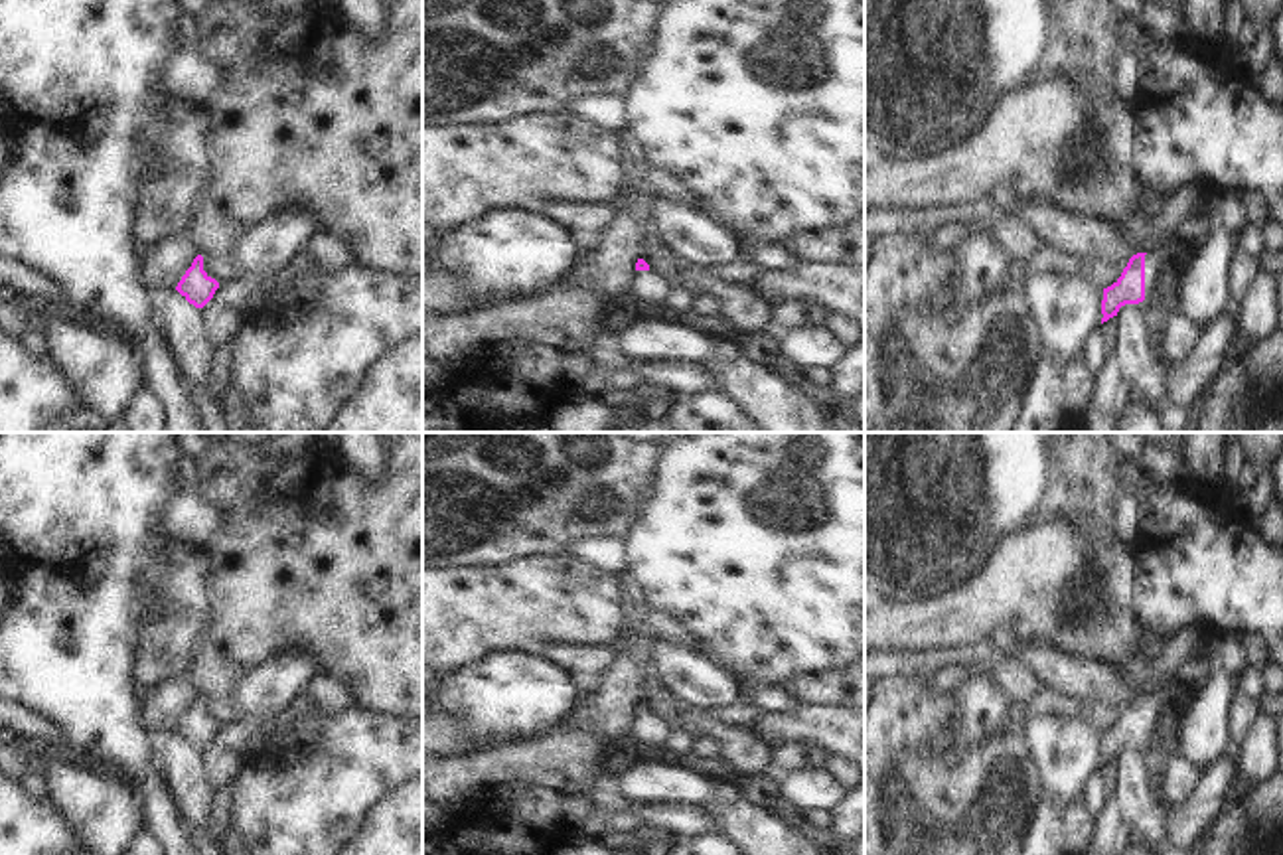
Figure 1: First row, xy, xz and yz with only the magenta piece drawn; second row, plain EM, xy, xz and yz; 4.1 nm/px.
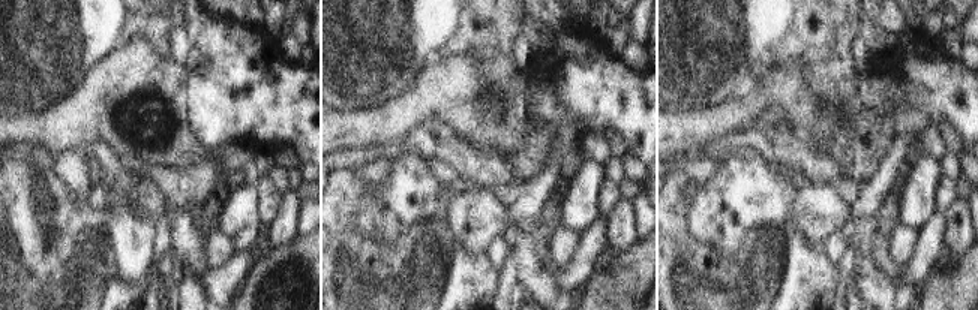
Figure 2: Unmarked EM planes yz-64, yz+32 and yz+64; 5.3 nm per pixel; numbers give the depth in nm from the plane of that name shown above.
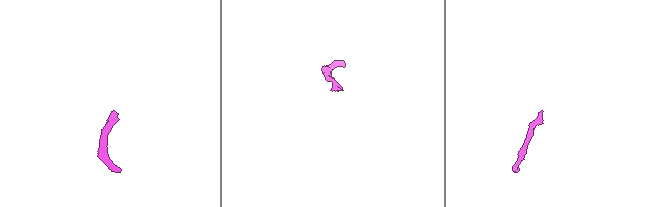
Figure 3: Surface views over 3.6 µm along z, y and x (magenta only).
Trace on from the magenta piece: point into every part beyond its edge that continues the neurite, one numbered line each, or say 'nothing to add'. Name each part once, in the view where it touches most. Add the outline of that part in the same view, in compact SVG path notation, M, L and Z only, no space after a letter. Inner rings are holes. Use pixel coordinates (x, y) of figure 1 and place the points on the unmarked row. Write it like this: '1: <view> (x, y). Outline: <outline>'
1: yz (1155, 703). Outline: M1176 679L1169 681L1167 685L1145 697L1145 742L1131 748L1139 752L1147 752L1149 748L1153 748L1153 738L1161 727L1165 709L1172 699L1174 683Z

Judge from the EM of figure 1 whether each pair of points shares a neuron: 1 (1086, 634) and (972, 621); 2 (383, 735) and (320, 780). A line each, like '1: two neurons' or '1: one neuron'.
1: one neuron
2: one neuron

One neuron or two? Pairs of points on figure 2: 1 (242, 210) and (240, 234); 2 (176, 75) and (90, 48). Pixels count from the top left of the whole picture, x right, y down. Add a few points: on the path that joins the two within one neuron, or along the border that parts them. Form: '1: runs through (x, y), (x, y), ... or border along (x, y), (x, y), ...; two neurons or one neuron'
1: runs through (242, 216), (242, 228); one neuron
2: border along (119, 44), (83, 77); two neurons

